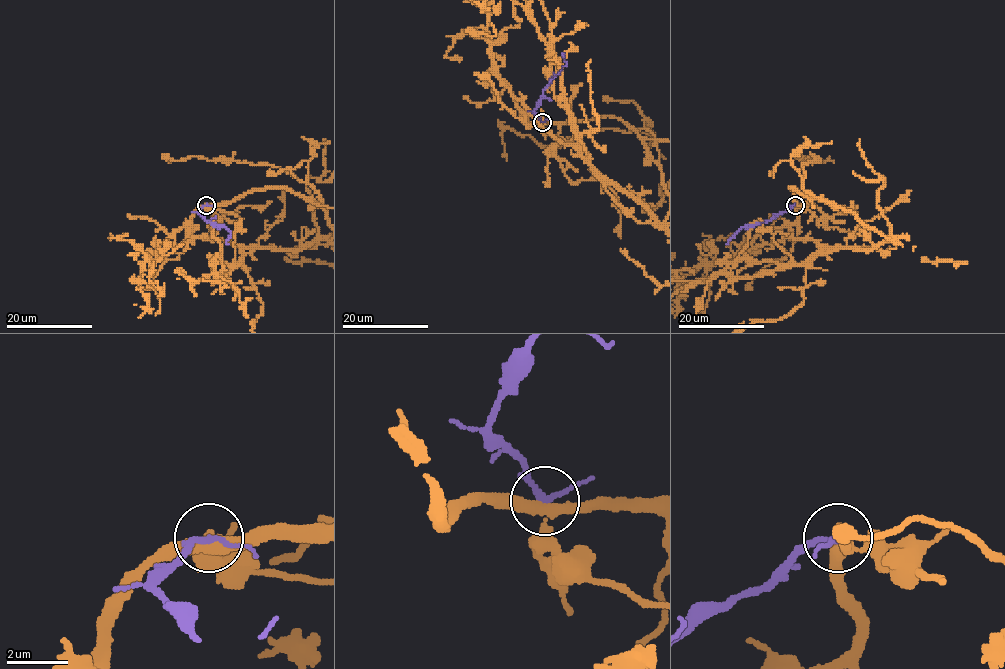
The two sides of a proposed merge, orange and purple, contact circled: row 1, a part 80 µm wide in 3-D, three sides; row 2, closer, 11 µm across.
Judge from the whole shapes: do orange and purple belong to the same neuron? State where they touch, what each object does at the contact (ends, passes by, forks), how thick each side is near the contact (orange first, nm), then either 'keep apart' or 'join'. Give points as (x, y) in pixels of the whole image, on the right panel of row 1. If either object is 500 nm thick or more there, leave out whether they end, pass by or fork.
(795, 205) | orange forks | purple passes by | 320/180 nm | keep apart

